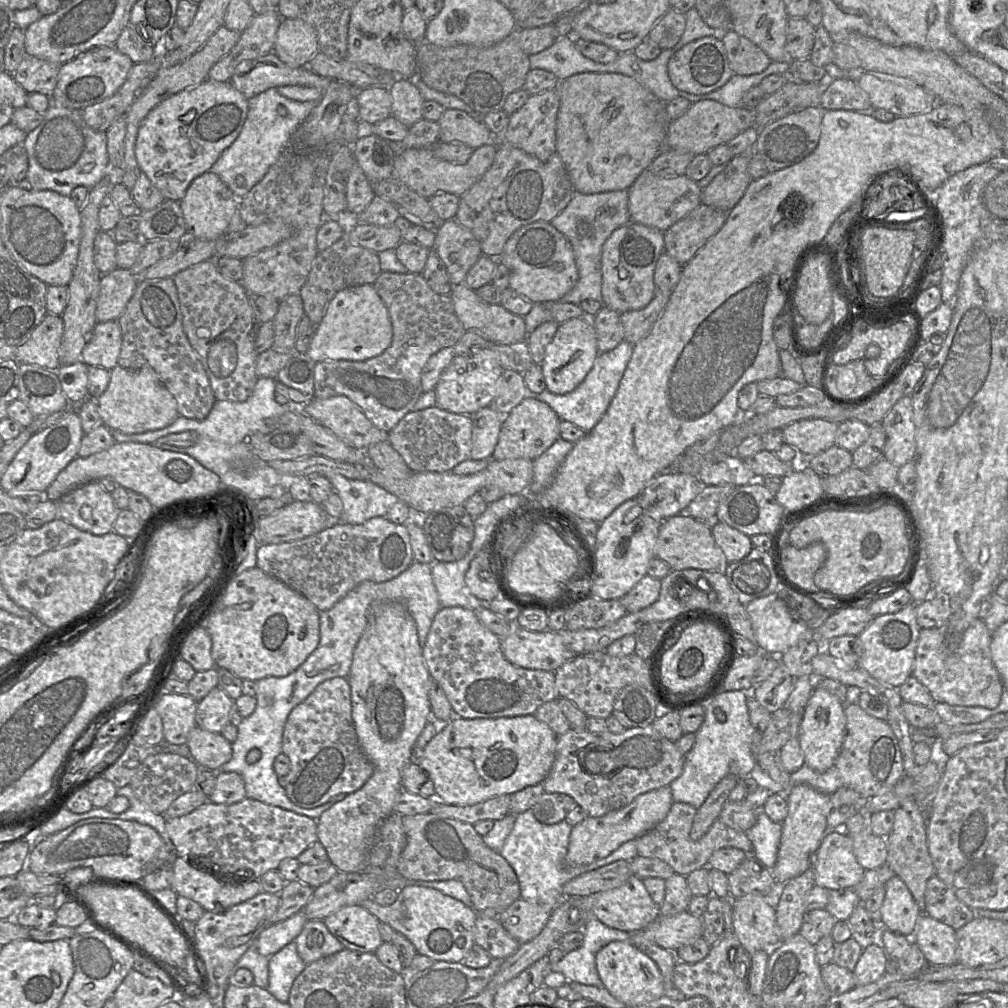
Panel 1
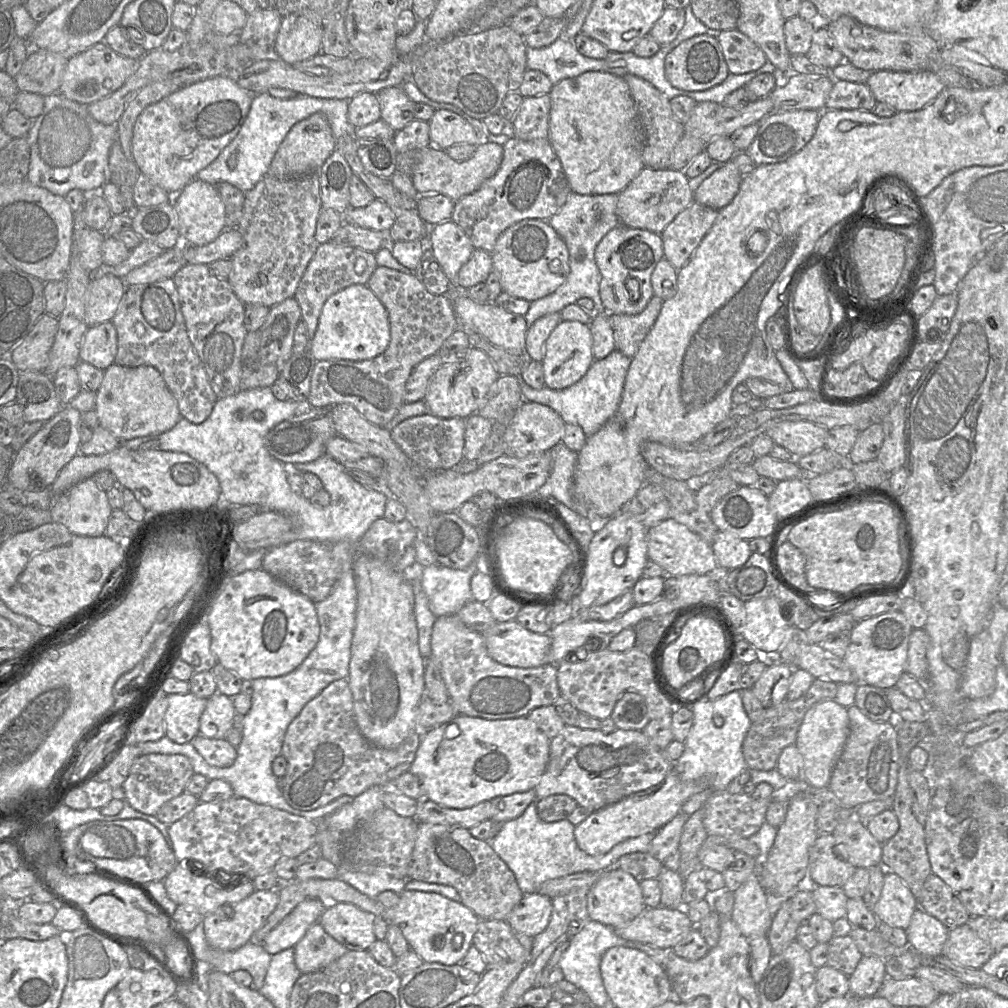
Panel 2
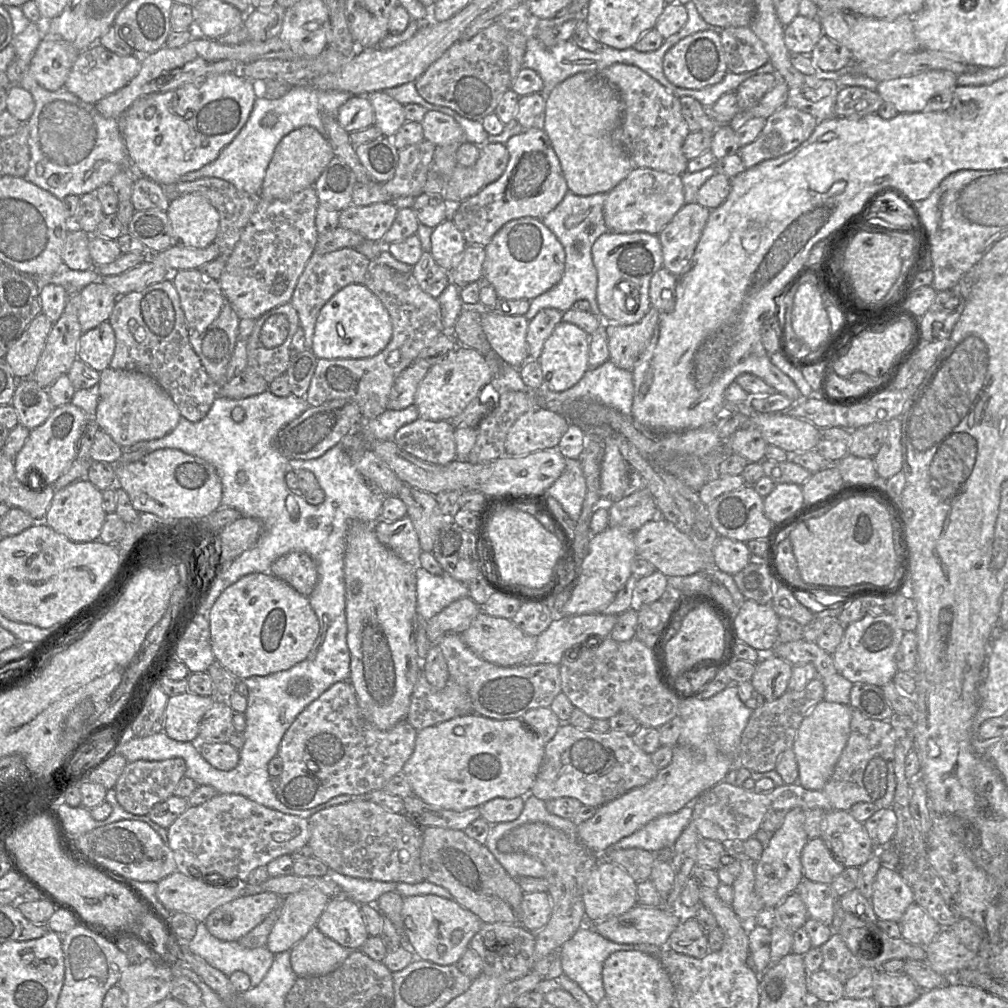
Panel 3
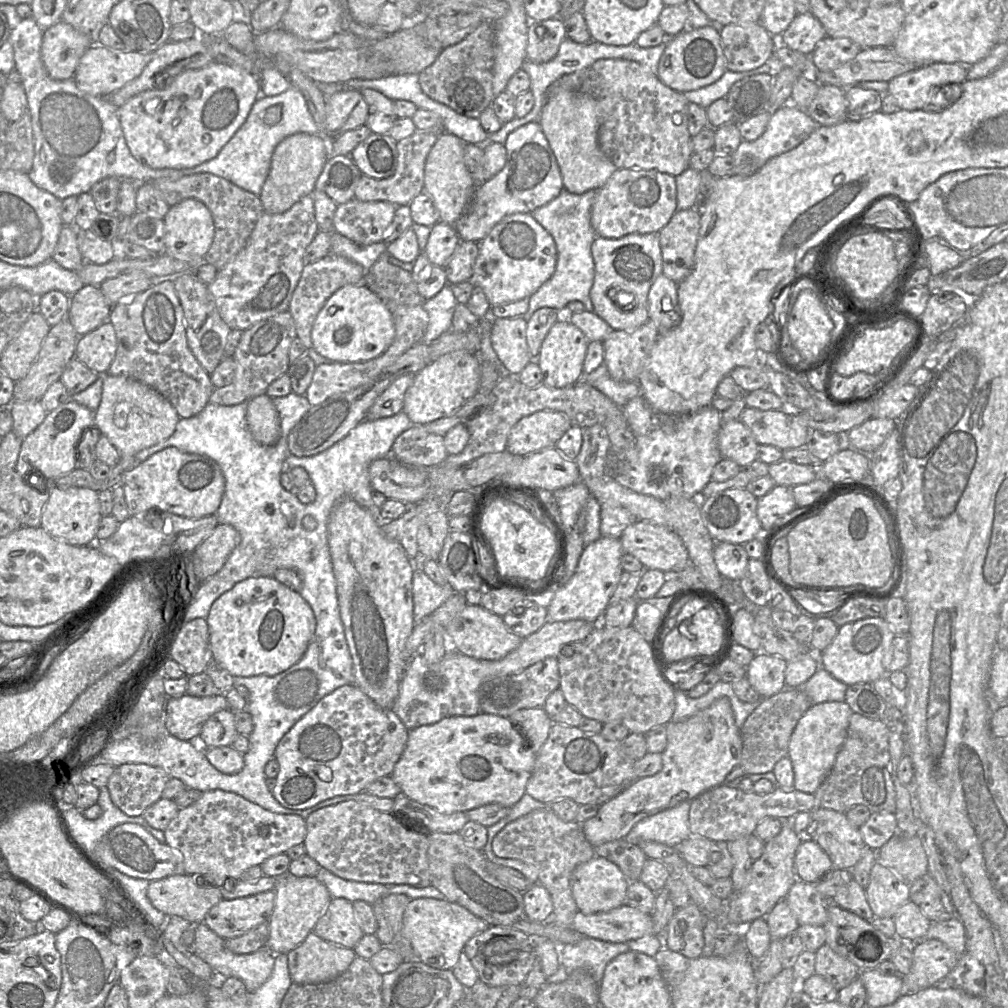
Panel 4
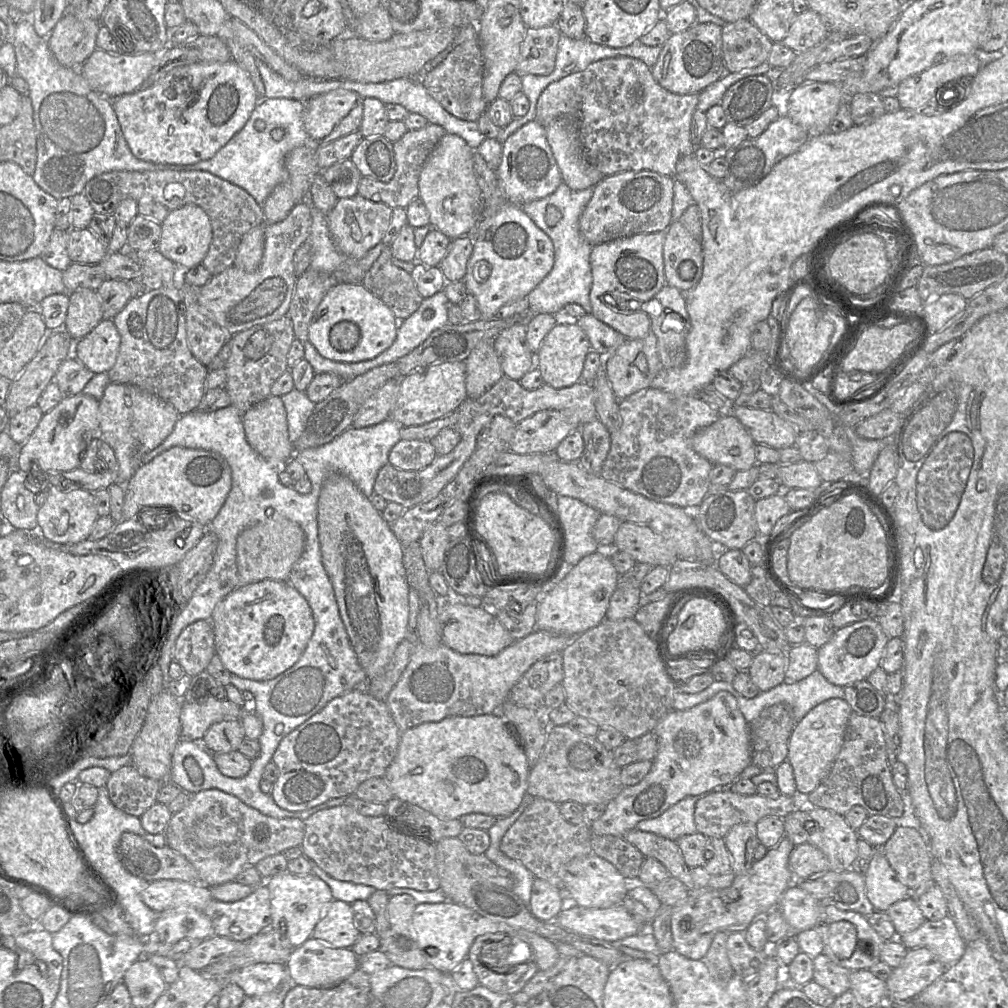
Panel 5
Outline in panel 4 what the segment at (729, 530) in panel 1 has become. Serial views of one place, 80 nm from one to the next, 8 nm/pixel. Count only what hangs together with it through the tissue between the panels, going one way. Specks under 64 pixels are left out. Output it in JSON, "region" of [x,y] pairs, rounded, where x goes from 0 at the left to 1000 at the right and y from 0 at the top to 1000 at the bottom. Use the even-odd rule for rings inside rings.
{"region":[[[710,538],[708,556],[720,575],[733,576],[740,568],[743,552],[736,540]]]}

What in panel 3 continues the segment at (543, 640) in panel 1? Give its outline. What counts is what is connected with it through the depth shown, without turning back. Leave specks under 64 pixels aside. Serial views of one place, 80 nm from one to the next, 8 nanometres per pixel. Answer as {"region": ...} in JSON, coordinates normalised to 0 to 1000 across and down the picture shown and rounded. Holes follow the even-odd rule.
{"region":[[[477,605],[466,622],[458,627],[461,639],[477,654],[496,661],[523,659],[530,649],[532,632],[515,624],[508,614],[489,612]]]}

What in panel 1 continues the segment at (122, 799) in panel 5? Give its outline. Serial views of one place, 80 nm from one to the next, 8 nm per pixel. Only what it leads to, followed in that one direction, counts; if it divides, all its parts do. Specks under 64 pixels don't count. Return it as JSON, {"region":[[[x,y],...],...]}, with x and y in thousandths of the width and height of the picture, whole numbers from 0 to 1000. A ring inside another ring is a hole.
{"region":[[[161,745],[147,750],[137,760],[128,779],[146,802],[156,808],[162,808],[175,792],[191,783],[195,767],[196,758],[190,752]]]}

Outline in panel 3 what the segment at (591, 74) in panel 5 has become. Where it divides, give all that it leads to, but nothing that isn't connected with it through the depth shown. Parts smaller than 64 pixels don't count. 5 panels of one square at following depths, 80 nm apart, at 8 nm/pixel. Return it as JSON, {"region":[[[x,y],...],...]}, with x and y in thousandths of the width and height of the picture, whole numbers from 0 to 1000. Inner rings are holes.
{"region":[[[610,63],[594,73],[612,89],[615,96],[616,117],[609,136],[628,164],[632,167],[646,167],[671,174],[681,171],[683,158],[678,153],[677,146],[685,129],[676,111],[675,97],[665,92],[652,79],[629,64]]]}

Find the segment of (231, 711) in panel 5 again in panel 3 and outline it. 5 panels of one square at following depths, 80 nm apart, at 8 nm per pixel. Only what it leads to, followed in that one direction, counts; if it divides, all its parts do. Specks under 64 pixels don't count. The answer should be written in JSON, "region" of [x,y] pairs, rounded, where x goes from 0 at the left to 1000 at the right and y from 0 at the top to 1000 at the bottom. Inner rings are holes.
{"region":[[[188,686],[168,690],[163,725],[178,736],[193,734],[203,707],[212,701],[215,690],[198,690]]]}

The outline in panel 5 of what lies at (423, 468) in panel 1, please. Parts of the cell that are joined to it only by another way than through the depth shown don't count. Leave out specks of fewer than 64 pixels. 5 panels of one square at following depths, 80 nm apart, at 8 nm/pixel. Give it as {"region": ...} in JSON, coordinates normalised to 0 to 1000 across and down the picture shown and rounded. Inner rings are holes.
{"region":[[[398,436],[387,447],[385,457],[399,466],[418,466],[434,452],[431,442],[424,437]]]}

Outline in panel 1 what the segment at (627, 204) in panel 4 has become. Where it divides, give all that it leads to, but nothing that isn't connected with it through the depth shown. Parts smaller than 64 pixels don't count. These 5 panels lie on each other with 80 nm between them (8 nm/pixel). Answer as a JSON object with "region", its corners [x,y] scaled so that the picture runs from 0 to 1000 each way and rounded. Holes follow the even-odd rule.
{"region":[[[641,168],[623,188],[626,220],[647,225],[659,231],[695,202],[695,189],[691,181],[681,174],[653,176]]]}

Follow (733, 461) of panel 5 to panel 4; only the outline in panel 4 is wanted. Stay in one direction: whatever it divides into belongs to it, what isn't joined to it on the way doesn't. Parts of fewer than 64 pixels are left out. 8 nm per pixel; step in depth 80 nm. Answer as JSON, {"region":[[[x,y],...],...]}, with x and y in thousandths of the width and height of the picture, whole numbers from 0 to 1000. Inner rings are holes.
{"region":[[[734,417],[718,419],[712,431],[712,443],[716,454],[742,463],[752,455],[752,438],[746,428]]]}

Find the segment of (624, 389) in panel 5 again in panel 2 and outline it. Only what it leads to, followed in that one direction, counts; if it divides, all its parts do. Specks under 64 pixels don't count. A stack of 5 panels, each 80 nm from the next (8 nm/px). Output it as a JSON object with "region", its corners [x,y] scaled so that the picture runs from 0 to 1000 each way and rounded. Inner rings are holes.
{"region":[[[648,294],[641,306],[634,312],[606,313],[611,346],[627,356],[649,322],[658,301],[657,296]]]}

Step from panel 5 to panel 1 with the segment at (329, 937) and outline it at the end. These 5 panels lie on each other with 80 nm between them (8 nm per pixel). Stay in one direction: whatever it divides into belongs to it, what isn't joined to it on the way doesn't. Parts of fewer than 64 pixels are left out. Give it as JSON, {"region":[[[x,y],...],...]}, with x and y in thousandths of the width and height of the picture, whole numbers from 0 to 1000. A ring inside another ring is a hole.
{"region":[[[357,898],[341,899],[321,913],[326,925],[344,941],[371,945],[379,937],[376,913]]]}

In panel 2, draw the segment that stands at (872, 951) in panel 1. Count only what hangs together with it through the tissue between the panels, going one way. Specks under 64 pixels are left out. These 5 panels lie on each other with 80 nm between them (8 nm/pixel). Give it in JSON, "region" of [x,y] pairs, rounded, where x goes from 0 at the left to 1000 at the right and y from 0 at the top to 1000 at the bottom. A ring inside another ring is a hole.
{"region":[[[856,948],[842,968],[842,984],[852,990],[868,988],[879,969],[878,952]]]}

